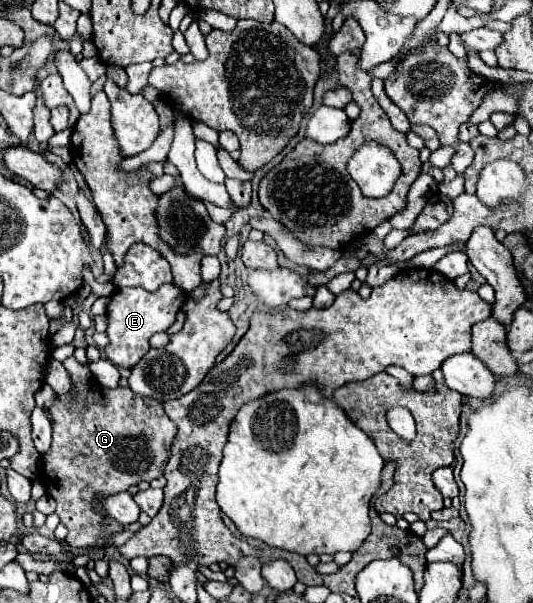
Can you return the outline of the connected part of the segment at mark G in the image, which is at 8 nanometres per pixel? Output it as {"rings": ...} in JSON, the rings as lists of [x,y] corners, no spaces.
{"rings":[[[74,356],[66,358],[64,366],[70,374],[73,386],[66,394],[56,396],[56,402],[50,408],[50,420],[54,428],[52,448],[50,454],[44,454],[40,458],[40,470],[46,478],[48,494],[58,504],[56,514],[60,516],[60,522],[68,528],[66,542],[72,548],[110,548],[110,536],[122,532],[124,526],[102,512],[102,500],[106,496],[126,492],[130,486],[138,486],[142,480],[152,482],[154,478],[162,476],[160,468],[164,470],[168,462],[170,444],[176,436],[176,424],[166,416],[162,402],[154,398],[142,398],[130,388],[122,386],[114,390],[97,386],[88,366],[80,364]]]}

